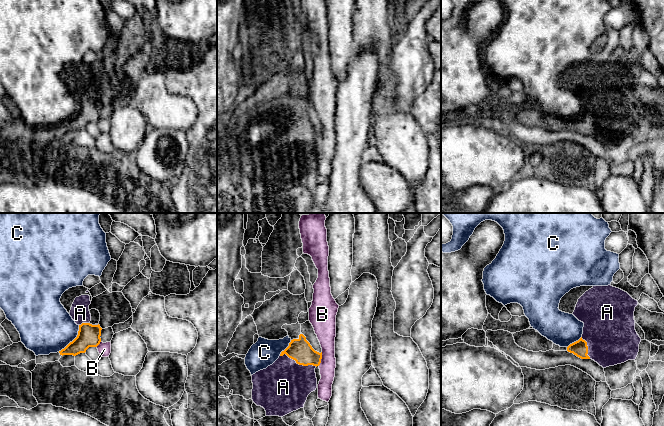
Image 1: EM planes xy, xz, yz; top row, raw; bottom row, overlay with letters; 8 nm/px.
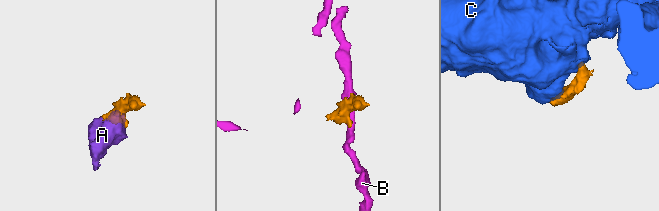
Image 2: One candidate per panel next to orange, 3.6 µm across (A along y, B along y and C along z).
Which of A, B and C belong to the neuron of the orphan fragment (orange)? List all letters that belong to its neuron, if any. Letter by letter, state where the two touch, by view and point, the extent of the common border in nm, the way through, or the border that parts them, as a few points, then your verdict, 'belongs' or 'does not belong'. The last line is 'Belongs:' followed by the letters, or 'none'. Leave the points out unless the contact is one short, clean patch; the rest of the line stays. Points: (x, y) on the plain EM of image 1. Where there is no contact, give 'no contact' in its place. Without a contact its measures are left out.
A: meets orange in xz at (298, 139); contact 300 nm long; belongs
B: meets orange in xz at (321, 134); contact 120 nm long; does not belong
C: meets orange in xy at (73, 116); contact 280 nm long; does not belong
Belongs: A

